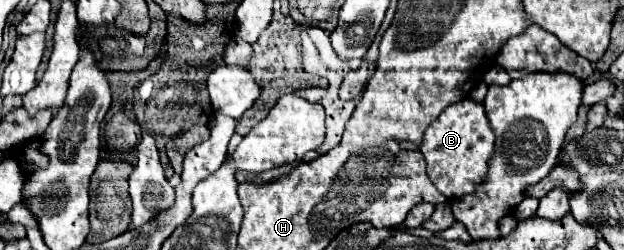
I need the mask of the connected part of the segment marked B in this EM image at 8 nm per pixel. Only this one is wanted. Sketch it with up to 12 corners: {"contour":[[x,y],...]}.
{"contour":[[451,104],[425,130],[421,154],[441,194],[471,194],[495,136],[485,110]]}

